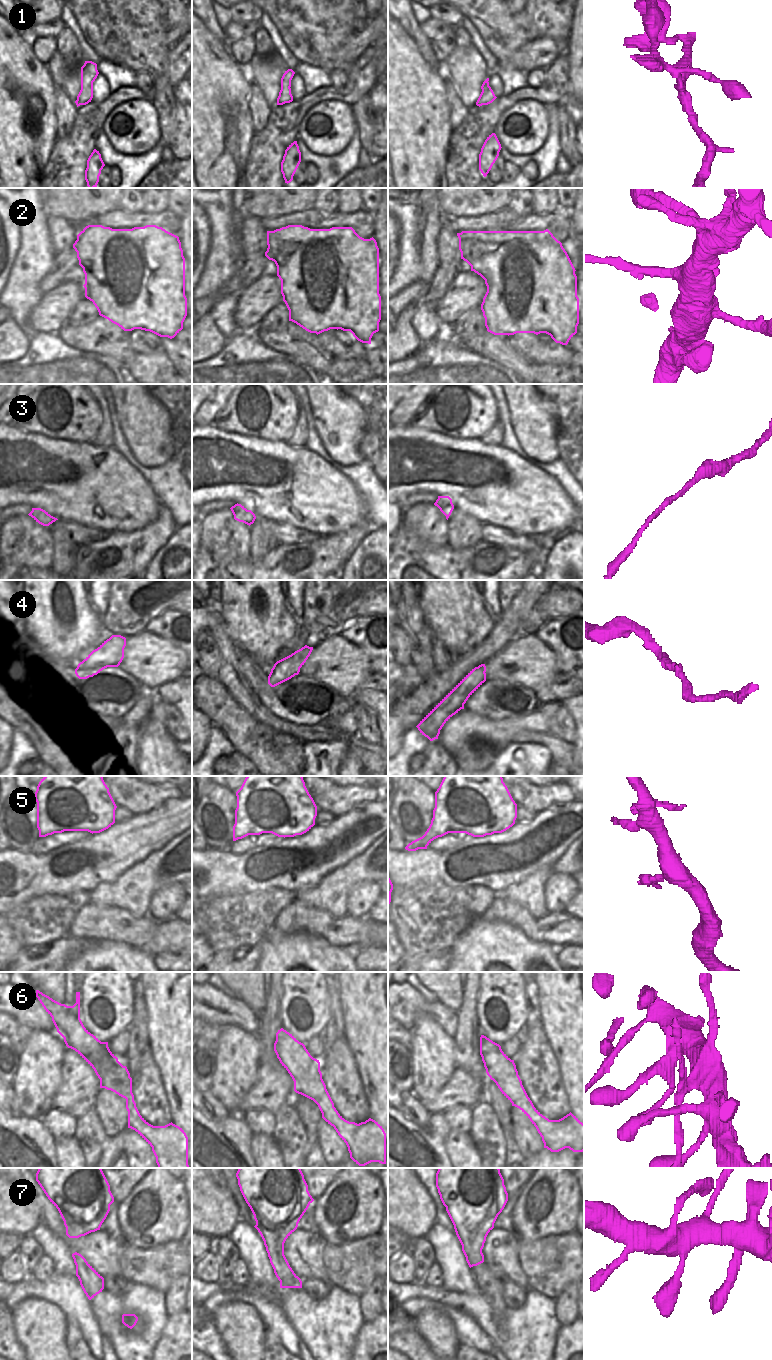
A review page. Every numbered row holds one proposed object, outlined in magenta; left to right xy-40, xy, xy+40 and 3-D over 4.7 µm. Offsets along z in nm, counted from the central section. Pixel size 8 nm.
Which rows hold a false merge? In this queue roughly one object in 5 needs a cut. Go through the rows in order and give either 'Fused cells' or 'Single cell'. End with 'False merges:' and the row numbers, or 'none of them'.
1: Fused cells
2: Fused cells
3: Single cell
4: Single cell
5: Single cell
6: Single cell
7: Single cell
False merges: 1, 2.

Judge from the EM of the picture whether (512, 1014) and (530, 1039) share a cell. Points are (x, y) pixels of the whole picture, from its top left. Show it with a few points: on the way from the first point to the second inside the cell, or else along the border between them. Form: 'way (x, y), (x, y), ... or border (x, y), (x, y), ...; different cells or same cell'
border (524, 1030), (519, 1035); different cells

